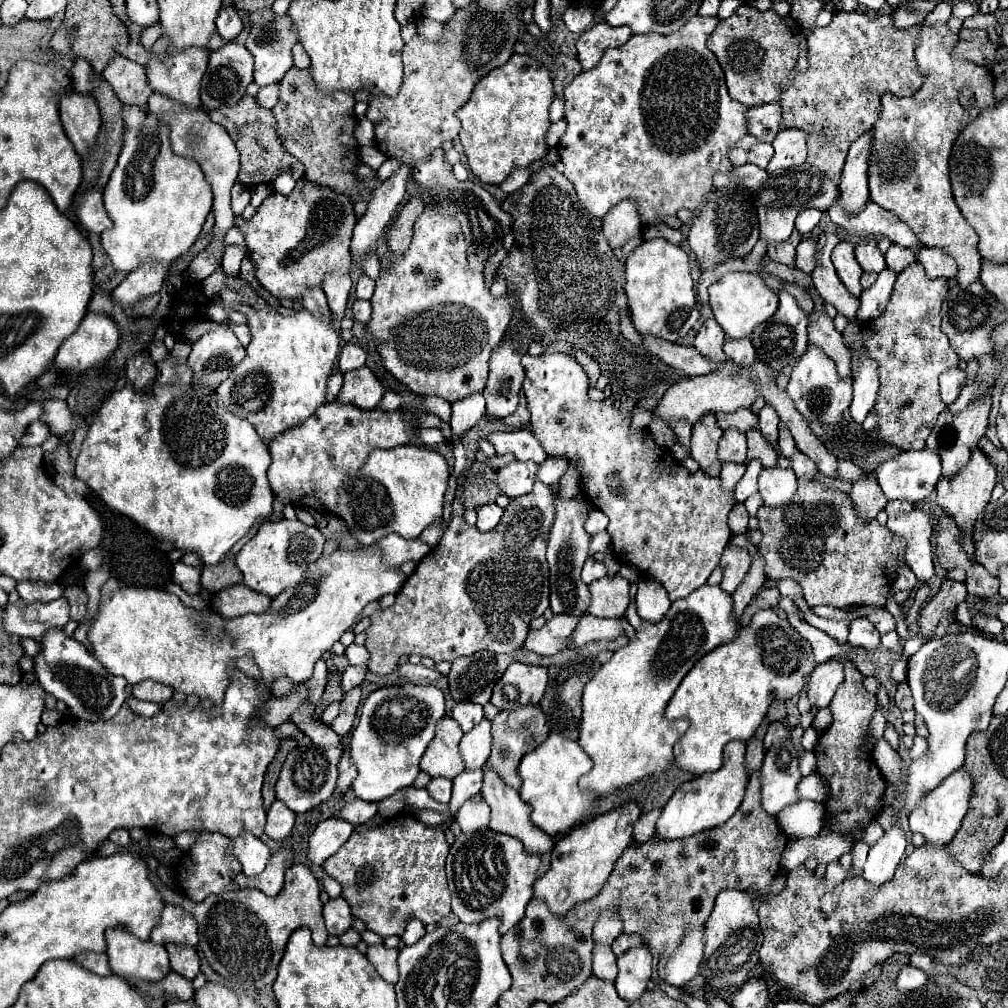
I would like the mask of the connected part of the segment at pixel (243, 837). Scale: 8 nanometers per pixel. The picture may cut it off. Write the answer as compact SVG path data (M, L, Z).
M243 832L237 838L233 838L231 850L243 864L243 874L247 874L247 876L261 874L261 870L265 870L269 858L271 858L271 850L259 838L255 838L251 832Z

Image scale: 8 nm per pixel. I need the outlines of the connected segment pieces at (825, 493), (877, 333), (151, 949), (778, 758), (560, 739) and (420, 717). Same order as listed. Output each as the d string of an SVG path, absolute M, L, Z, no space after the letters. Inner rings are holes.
M821 474L815 478L803 476L803 480L799 480L797 496L787 506L761 506L757 510L757 520L759 530L763 532L763 540L757 544L757 548L765 562L767 578L795 580L803 588L803 598L811 608L819 604L833 604L837 608L859 604L885 606L887 594L897 578L897 566L905 564L903 542L889 534L887 526L881 526L877 520L863 522L859 514L855 514L847 494L841 492L831 478Z
M913 262L907 266L895 282L893 296L885 308L885 312L875 318L871 324L861 326L863 330L863 350L871 354L871 358L877 358L879 362L879 404L875 404L875 410L879 414L879 432L883 434L885 442L891 442L893 446L899 446L901 450L921 450L925 446L925 438L931 434L931 428L935 426L937 416L943 412L945 404L939 398L939 374L947 368L959 366L959 356L949 346L947 336L941 332L941 318L939 310L943 304L943 298L947 294L947 282L945 278L927 278L923 266L919 262Z
M107 928L105 940L109 966L117 976L157 982L171 972L167 950L161 944L139 940L121 928Z
M777 740L767 750L763 768L761 768L761 796L763 796L763 808L771 816L777 816L785 806L791 806L799 800L795 796L795 790L797 790L797 784L801 778L797 764L799 764L799 750L791 740Z
M551 732L547 736L547 742L539 744L533 752L527 752L519 764L519 776L523 780L519 794L523 802L531 806L533 824L547 834L565 834L579 822L591 818L597 798L591 792L579 790L577 786L577 780L591 768L593 762L583 752L583 748L561 732Z
M387 686L371 692L363 704L357 728L351 734L351 760L357 766L357 778L353 780L353 790L357 798L379 802L399 788L411 786L417 778L419 760L427 750L435 724L445 714L443 692L435 686Z

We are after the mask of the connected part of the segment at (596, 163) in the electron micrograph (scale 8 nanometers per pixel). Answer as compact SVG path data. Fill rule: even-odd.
M697 14L685 26L681 26L677 32L667 34L667 36L657 34L657 32L633 34L623 46L605 50L603 58L599 60L599 64L595 68L577 74L573 78L573 82L565 88L563 94L565 94L567 130L561 136L561 140L559 140L557 152L559 152L559 158L565 164L565 172L563 172L565 178L575 186L575 192L577 192L579 202L583 204L583 208L587 212L591 212L595 218L603 218L611 210L611 206L615 206L623 198L635 198L637 200L639 214L641 214L641 220L645 224L655 224L655 220L663 220L667 216L675 216L681 208L697 210L703 204L705 196L713 190L713 174L733 170L733 164L729 160L729 150L747 134L747 118L745 118L747 106L729 98L727 86L725 86L725 74L723 74L715 54L705 46L707 38L713 34L717 24L719 24L717 16L699 16Z

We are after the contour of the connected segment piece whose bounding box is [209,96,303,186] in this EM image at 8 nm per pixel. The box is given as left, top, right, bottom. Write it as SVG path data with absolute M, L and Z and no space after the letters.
M243 96L235 106L223 106L223 108L215 108L209 112L211 120L221 124L233 138L239 154L241 154L241 170L237 180L243 182L245 186L257 186L261 182L273 182L279 176L281 166L291 166L295 176L301 178L303 176L303 168L299 166L299 162L295 162L295 158L291 158L291 154L287 154L279 142L279 136L275 134L275 118L269 110L263 110L255 98L251 96Z

